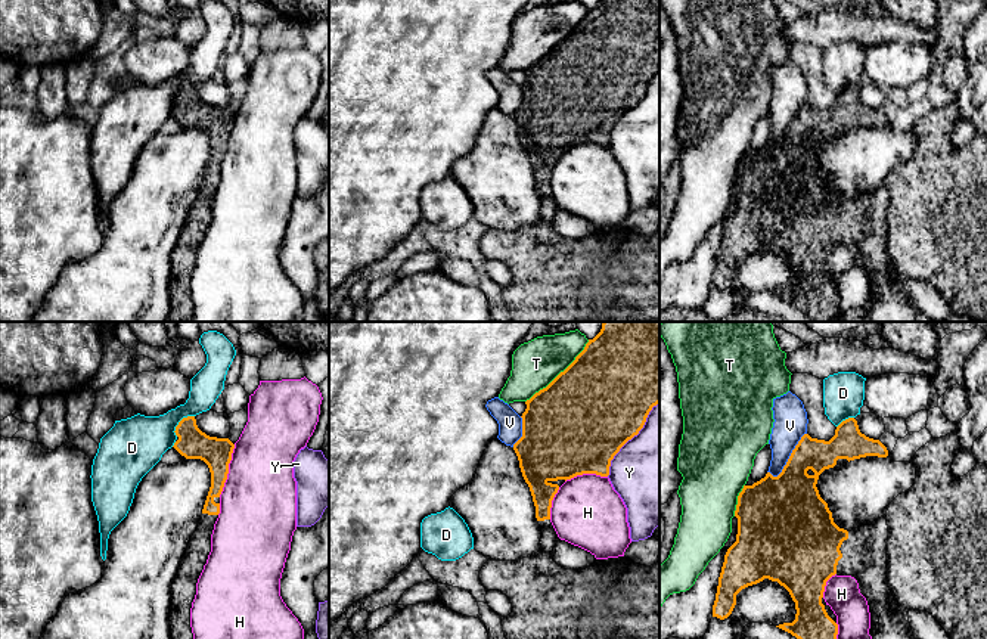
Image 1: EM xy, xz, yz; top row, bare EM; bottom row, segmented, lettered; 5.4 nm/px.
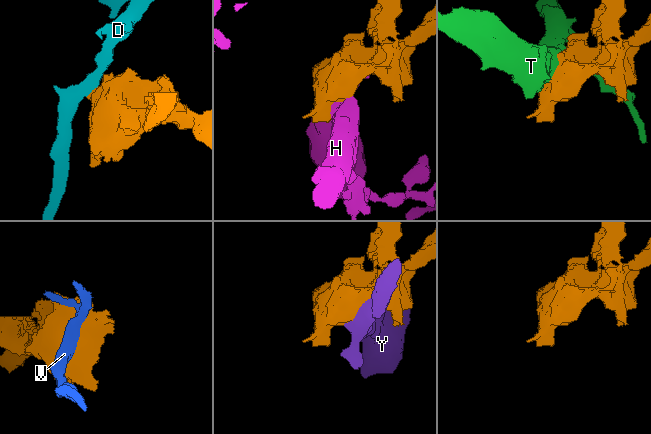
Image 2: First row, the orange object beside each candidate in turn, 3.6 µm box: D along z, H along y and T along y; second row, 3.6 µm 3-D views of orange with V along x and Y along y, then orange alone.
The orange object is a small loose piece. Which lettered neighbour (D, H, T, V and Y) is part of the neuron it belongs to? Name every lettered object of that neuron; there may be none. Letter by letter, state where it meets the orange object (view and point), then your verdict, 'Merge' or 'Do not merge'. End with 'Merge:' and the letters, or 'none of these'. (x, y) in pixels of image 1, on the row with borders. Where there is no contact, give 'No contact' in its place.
D: Touches orange at xy (179, 422). Do not merge
H: Touches orange at xy (227, 471). Do not merge
T: Touches orange at xz (561, 372). Do not merge
V: Touches orange at yz (788, 459). Do not merge
Y: Touches orange at xz (630, 439). Do not merge
Merge: none of these

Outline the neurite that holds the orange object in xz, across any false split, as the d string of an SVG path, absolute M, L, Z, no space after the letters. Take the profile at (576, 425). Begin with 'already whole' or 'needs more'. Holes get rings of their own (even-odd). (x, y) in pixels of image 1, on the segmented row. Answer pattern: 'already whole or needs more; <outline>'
needs more; M603 322L600 332L589 339L584 350L575 357L575 360L561 372L546 388L536 393L530 400L525 401L527 409L522 413L522 437L513 444L513 450L519 460L519 468L525 483L530 487L533 502L536 506L536 518L541 528L541 552L550 553L558 543L559 537L550 522L550 508L555 494L559 490L558 480L571 480L583 474L596 474L600 477L609 475L609 466L614 456L620 449L631 440L643 428L646 418L654 406L659 403L659 322Z

